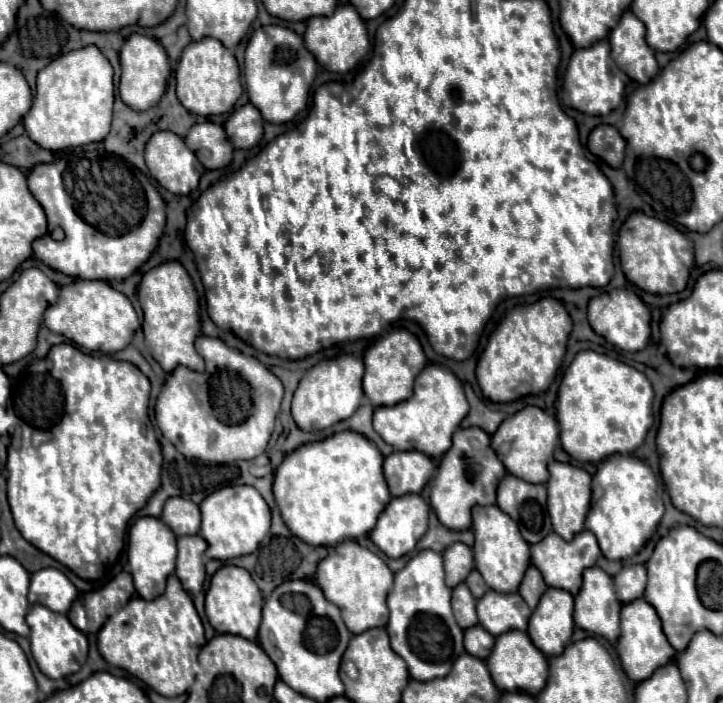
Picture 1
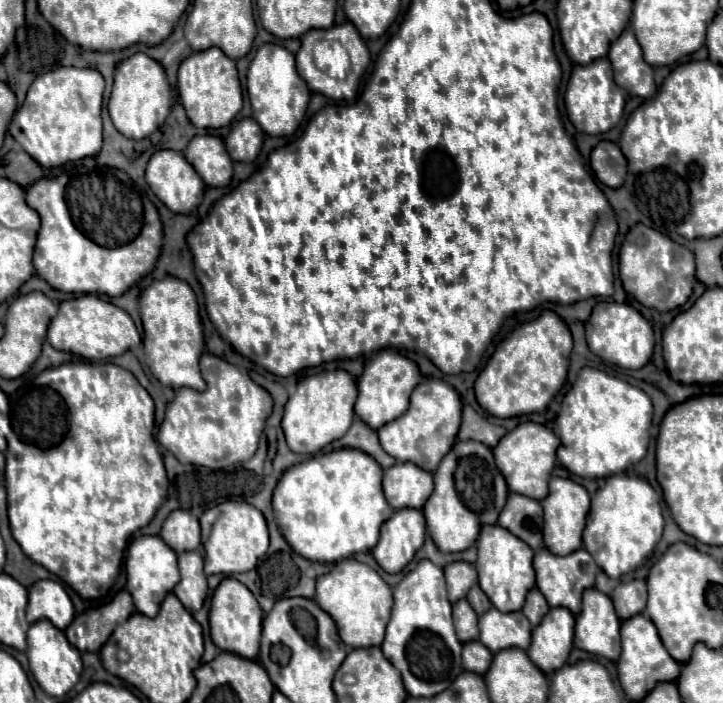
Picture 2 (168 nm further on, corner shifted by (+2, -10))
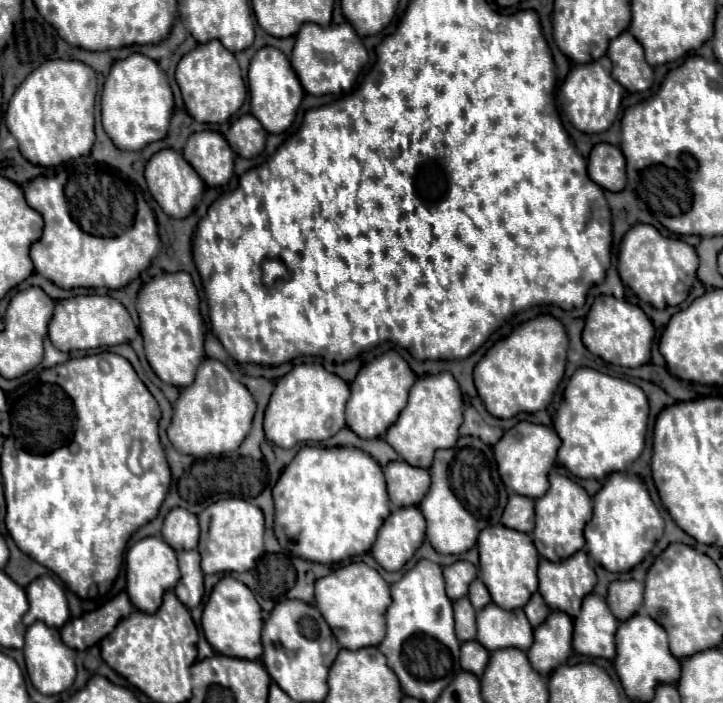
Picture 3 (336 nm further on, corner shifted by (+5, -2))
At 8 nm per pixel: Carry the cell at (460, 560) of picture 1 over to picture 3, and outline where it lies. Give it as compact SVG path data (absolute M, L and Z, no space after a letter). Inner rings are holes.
M458 560L450 566L444 568L444 580L446 580L446 594L450 600L462 598L468 594L468 586L470 582L476 578L476 568L466 562L466 560Z

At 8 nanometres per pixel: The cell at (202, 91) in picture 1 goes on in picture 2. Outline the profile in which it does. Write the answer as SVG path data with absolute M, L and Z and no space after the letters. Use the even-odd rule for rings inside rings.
M209 48L193 52L179 66L179 98L187 112L187 118L197 128L223 128L233 122L233 118L243 108L243 92L235 68L235 60L227 58L219 48Z

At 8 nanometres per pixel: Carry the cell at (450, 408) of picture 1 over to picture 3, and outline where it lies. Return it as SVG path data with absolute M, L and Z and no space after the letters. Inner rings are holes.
M440 372L434 376L420 376L412 390L406 408L400 412L398 420L384 432L384 440L412 466L428 468L432 464L434 452L456 444L458 428L462 424L462 394L458 382L450 372Z

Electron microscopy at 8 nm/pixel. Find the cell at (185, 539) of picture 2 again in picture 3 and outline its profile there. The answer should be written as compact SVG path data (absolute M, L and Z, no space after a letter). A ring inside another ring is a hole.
M172 508L164 518L162 538L168 542L176 552L180 550L194 550L198 546L198 518L184 508Z

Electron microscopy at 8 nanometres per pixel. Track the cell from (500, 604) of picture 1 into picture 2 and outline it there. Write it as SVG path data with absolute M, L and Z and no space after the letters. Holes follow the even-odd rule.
M491 608L483 616L479 616L479 630L479 640L493 654L505 650L507 646L527 650L531 642L531 624L527 622L523 612L503 614L497 608Z

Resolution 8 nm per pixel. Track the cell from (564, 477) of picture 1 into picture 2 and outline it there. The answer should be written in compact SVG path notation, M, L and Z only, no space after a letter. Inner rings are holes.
M553 476L549 480L549 496L541 502L541 505L544 513L544 547L551 550L551 554L557 554L557 556L571 554L571 552L579 550L583 546L581 534L583 534L583 526L585 526L585 518L587 518L587 510L589 510L587 490L569 478Z

